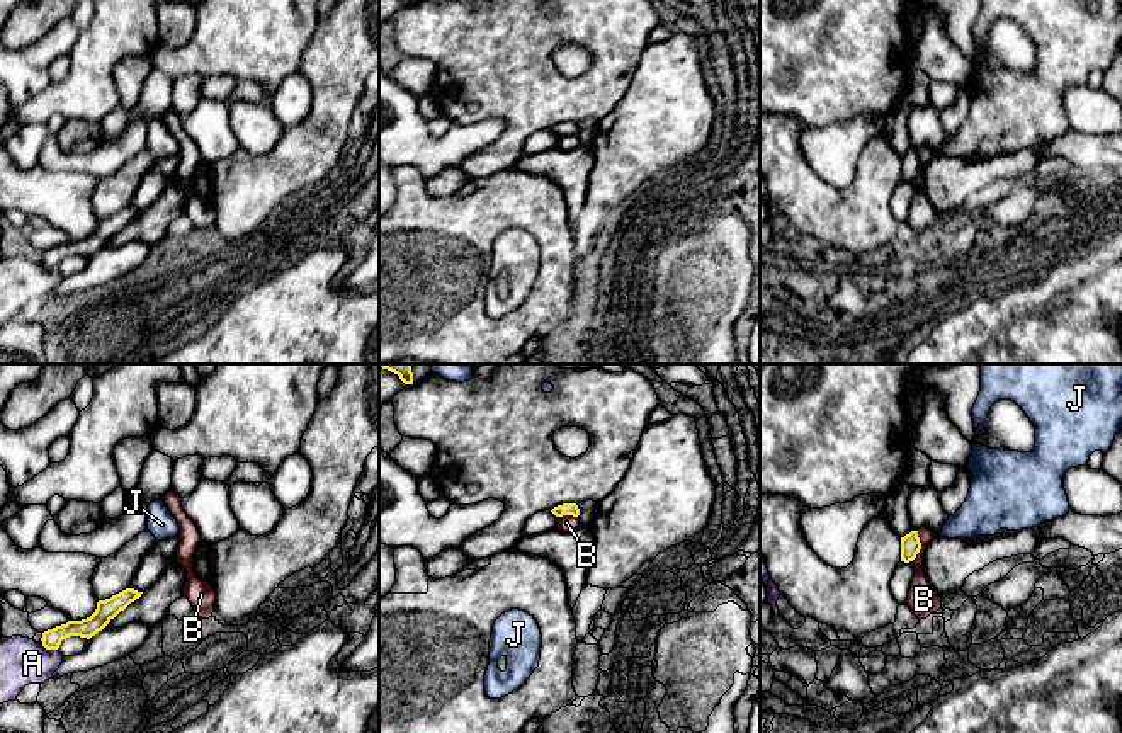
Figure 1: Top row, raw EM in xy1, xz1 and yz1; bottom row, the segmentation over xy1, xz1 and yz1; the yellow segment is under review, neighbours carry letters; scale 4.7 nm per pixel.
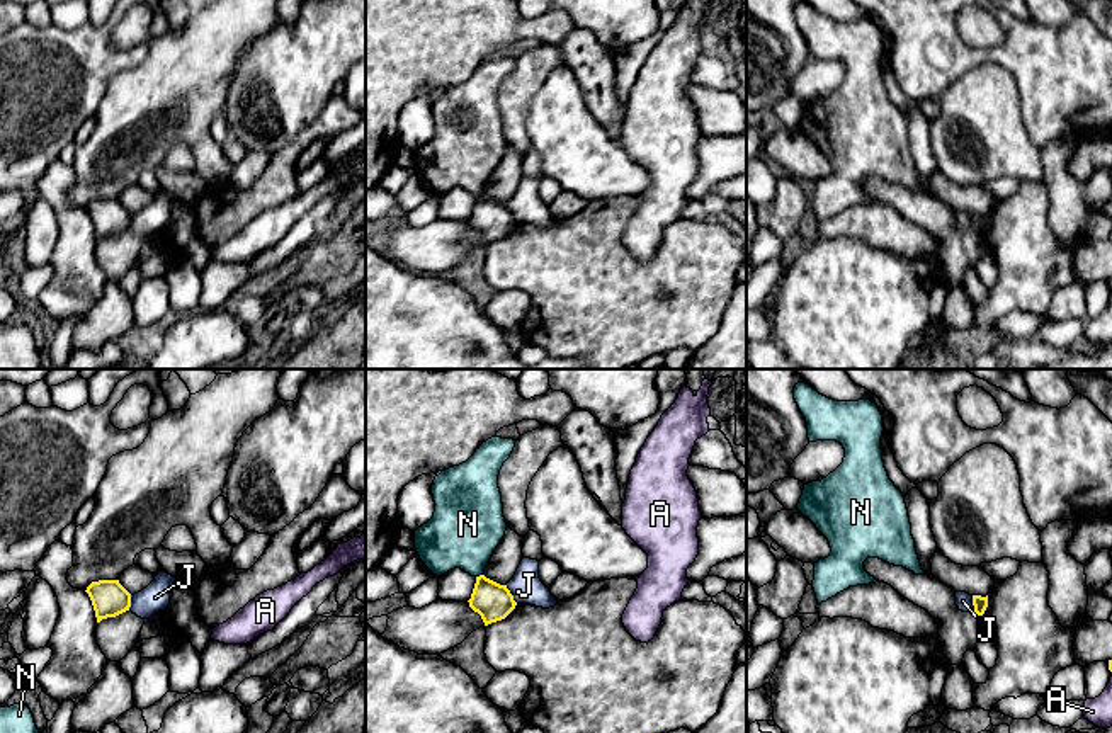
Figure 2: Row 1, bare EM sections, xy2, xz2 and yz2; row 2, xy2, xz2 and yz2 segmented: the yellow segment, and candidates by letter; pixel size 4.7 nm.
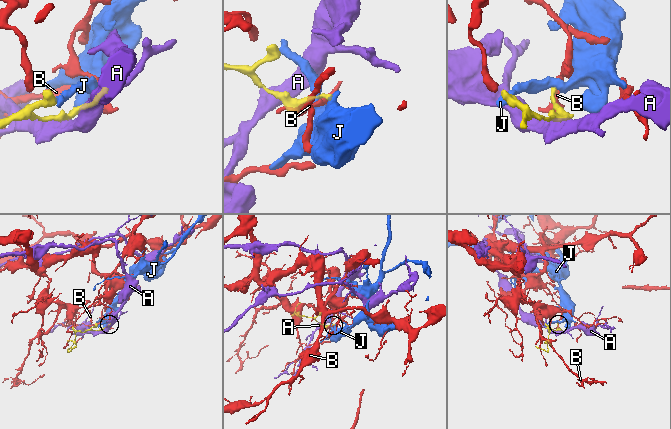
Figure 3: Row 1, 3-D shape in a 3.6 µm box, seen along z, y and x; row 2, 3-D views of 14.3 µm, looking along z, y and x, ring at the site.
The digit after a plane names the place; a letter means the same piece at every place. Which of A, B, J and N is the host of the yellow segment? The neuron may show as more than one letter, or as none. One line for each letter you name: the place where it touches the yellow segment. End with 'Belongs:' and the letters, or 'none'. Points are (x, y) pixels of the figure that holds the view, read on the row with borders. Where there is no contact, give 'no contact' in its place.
B: contact yz1 (920, 546)
Belongs: B

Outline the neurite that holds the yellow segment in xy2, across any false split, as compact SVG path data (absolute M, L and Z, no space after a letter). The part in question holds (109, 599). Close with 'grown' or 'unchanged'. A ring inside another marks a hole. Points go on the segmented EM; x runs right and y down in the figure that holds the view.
M119 580L92 582L85 592L92 600L97 622L116 617L131 607L131 594L119 583Z; unchanged

